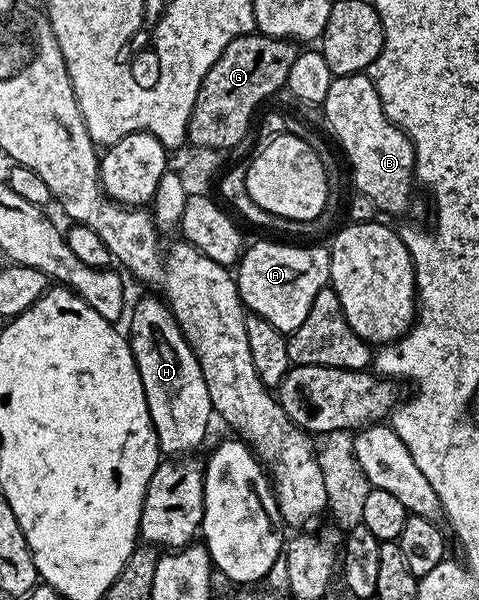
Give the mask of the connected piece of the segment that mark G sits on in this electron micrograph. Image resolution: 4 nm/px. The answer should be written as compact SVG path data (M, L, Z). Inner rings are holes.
M260 32L239 35L229 42L202 79L187 127L188 143L222 152L239 145L249 130L255 108L286 87L289 69L298 53L296 41L275 39Z

